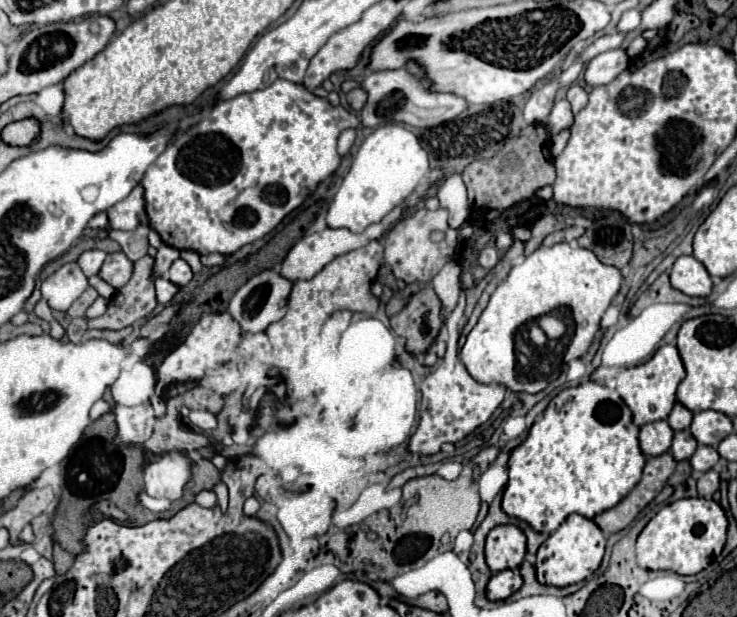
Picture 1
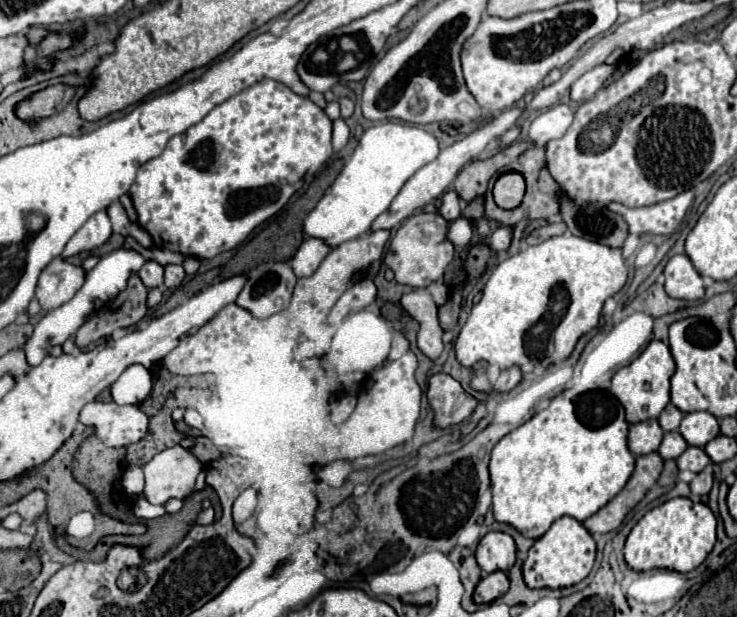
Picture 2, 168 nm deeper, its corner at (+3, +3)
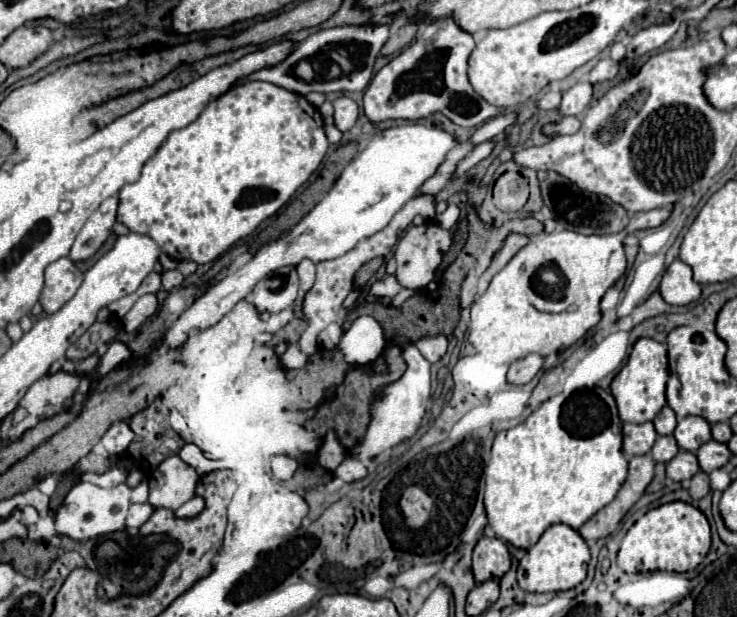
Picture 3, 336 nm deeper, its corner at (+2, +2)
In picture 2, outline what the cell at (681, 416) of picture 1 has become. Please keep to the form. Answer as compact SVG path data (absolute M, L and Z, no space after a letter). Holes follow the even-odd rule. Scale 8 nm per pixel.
M669 403L669 405L663 409L663 413L659 415L659 423L661 423L663 431L675 431L675 429L679 429L681 419L683 419L683 413L681 413L673 403Z

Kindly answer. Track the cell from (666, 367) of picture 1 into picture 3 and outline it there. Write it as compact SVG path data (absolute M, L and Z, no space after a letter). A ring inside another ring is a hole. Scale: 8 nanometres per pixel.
M640 338L628 356L628 362L624 368L614 376L612 380L612 396L618 404L618 414L622 422L650 422L660 408L666 404L666 380L668 380L668 356L666 346L652 340L652 338Z

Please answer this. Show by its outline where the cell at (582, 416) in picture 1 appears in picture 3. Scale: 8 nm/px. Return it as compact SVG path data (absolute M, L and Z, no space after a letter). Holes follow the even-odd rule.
M594 386L572 390L568 396L552 396L550 400L542 402L524 422L510 430L498 432L490 459L482 470L482 478L488 482L488 488L485 485L484 490L488 526L500 540L510 542L516 548L530 548L552 524L566 524L578 530L600 508L612 502L626 480L628 462L622 454L622 420L618 418L612 394Z

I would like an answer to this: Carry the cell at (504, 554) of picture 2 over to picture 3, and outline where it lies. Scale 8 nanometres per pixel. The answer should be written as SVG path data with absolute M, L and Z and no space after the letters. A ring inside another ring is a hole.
M482 536L472 554L472 574L476 584L500 580L510 570L508 546L496 536Z

